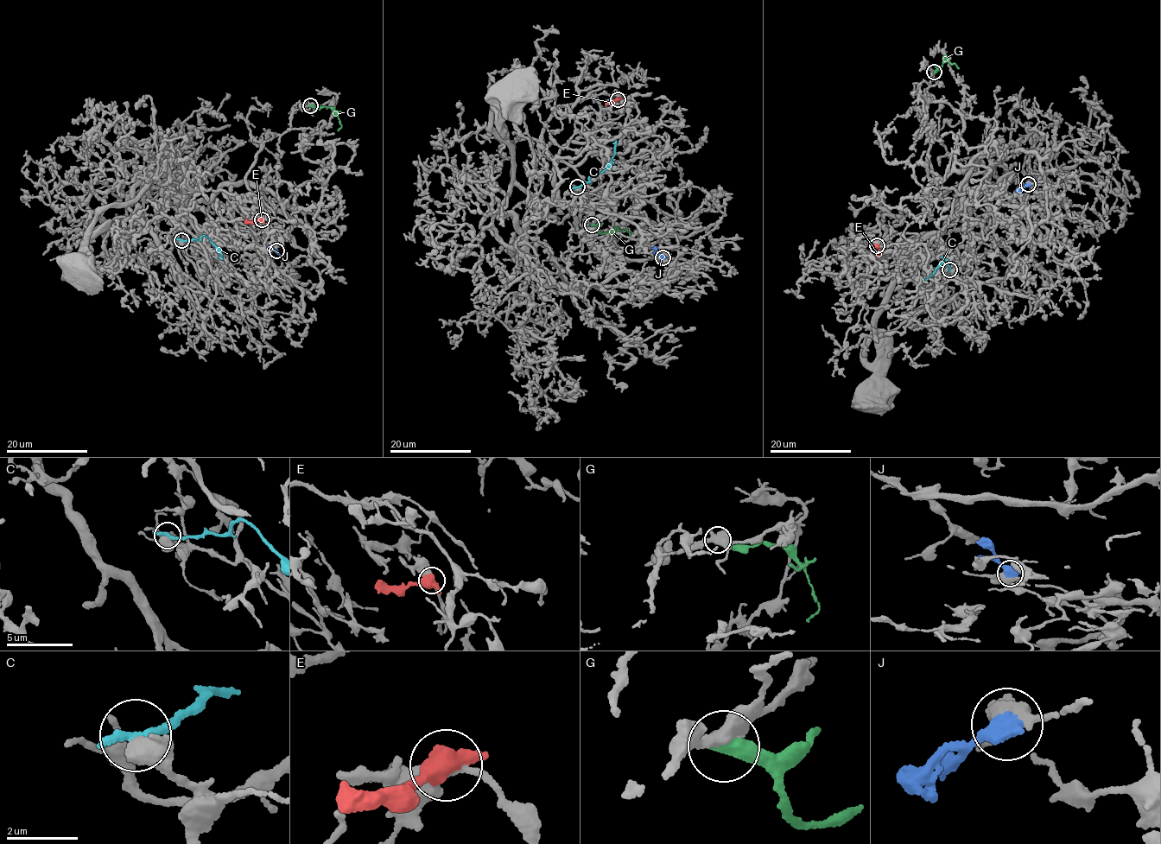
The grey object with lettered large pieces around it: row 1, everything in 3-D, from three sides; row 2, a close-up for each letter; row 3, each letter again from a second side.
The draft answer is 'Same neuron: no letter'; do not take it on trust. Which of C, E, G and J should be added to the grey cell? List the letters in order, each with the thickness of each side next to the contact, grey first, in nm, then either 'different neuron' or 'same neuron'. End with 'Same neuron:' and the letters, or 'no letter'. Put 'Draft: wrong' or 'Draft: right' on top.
Draft: wrong
C: 420 nm thick on the grey side, 320 nm on the other; different neuron
E: 440 nm thick on the grey side, 800 nm on the other; different neuron
G: 460 nm thick on the grey side, 480 nm on the other; different neuron
J: 500 nm thick on the grey side, 550 nm on the other; same neuron
Same neuron: J

